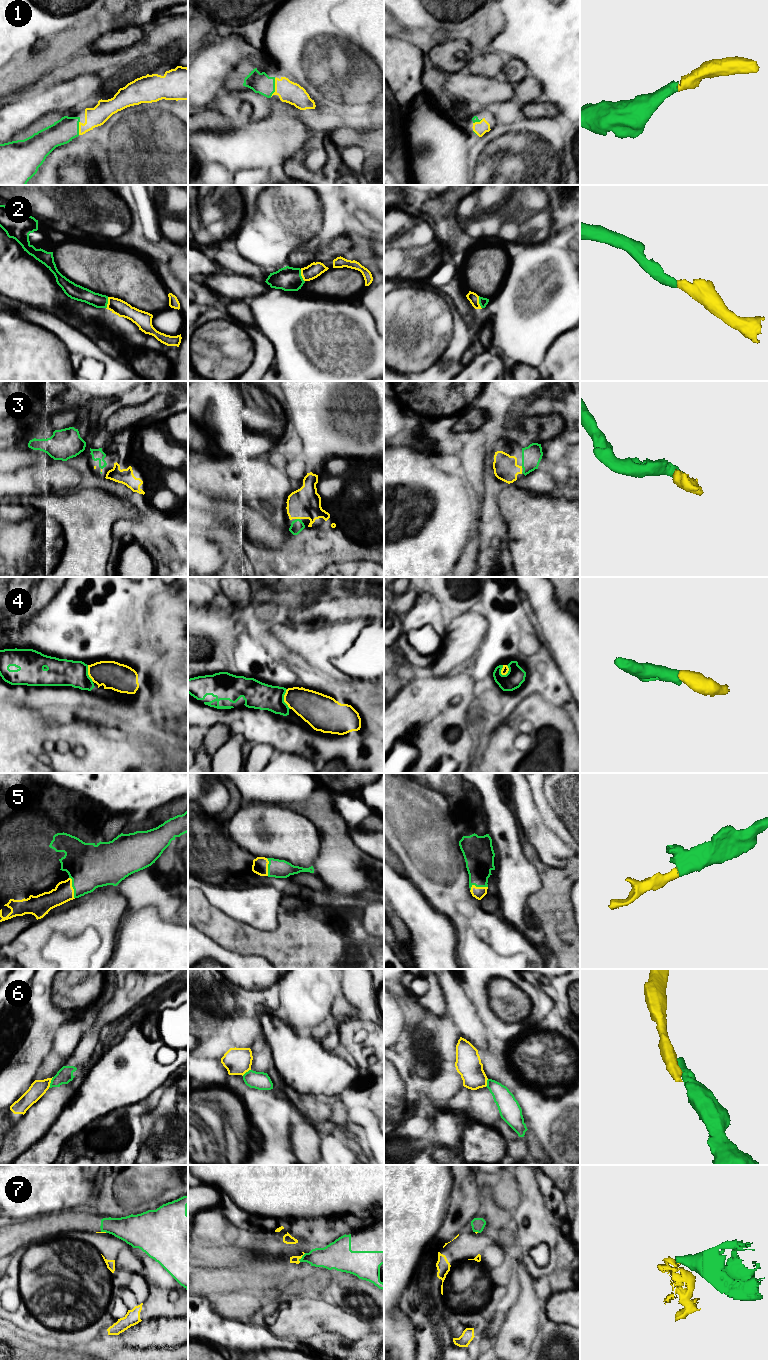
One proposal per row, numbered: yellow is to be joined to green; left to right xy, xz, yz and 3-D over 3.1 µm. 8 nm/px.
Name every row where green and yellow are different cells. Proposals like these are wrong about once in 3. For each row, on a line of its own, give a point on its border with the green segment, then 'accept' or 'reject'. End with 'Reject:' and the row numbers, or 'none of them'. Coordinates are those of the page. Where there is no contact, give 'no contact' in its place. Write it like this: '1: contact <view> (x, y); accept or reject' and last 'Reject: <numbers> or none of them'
1: contact xz (274, 87); accept
2: contact xz (300, 275); accept
3: contact xz (298, 519); accept
4: contact yz (508, 671); accept
5: contact xy (73, 888); accept
6: contact xy (51, 1082); reject
7: contact xz (302, 1257); reject
Reject: 6, 7

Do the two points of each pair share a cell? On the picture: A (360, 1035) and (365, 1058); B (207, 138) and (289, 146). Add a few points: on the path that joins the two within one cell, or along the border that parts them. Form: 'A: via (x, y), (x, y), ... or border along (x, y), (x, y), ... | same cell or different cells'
A: via (365, 1041), (365, 1052) | same cell
B: via (227, 146), (269, 146) | same cell

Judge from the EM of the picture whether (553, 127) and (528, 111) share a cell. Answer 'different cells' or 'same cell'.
different cells

